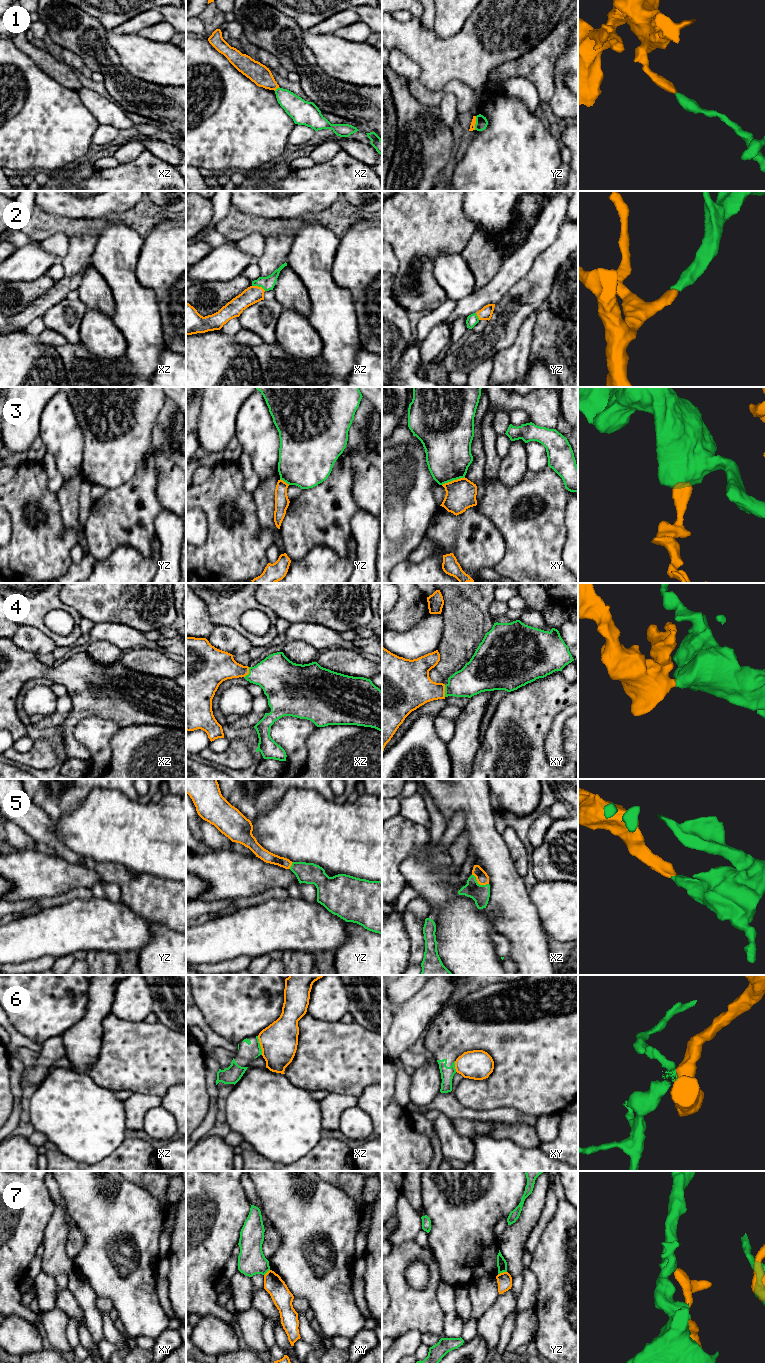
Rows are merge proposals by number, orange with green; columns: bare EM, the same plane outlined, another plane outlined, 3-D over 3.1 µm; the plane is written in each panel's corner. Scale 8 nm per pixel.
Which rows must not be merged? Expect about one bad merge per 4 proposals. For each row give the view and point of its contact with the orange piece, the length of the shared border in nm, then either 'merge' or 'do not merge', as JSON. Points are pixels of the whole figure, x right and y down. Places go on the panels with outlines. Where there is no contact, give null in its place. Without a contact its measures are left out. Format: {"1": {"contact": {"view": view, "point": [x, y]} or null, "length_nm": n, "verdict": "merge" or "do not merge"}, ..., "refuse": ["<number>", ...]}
{"1": {"contact": {"view": "yz", "point": [475, 123]}, "length_nm": 110, "verdict": "do not merge"}, "2": {"contact": {"view": "xz", "point": [259, 287]}, "length_nm": 120, "verdict": "merge"}, "3": {"contact": {"view": "xy", "point": [453, 480]}, "length_nm": 200, "verdict": "do not merge"}, "4": {"contact": {"view": "xy", "point": [444, 691]}, "length_nm": 100, "verdict": "merge"}, "5": {"contact": {"view": "xz", "point": [479, 883]}, "length_nm": 160, "verdict": "merge"}, "6": {"contact": {"view": "xy", "point": [455, 1066]}, "length_nm": 90, "verdict": "do not merge"}, "7": {"contact": {"view": "yz", "point": [503, 1272]}, "length_nm": 80, "verdict": "do not merge"}, "refuse": ["1", "3", "6", "7"]}

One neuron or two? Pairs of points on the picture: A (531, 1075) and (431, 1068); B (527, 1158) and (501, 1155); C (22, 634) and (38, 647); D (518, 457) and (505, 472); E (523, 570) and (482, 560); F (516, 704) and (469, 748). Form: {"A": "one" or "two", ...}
{"A": "two", "B": "one", "C": "one", "D": "one", "E": "two", "F": "two"}

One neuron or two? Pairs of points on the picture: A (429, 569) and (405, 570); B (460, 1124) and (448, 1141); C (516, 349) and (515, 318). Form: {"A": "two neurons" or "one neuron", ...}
{"A": "one neuron", "B": "two neurons", "C": "two neurons"}

